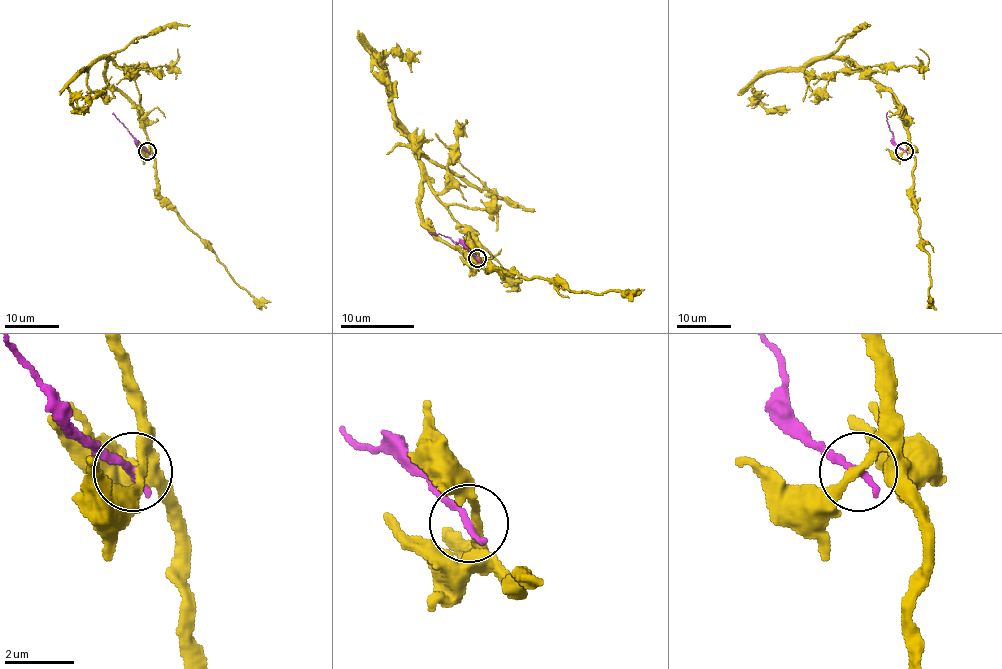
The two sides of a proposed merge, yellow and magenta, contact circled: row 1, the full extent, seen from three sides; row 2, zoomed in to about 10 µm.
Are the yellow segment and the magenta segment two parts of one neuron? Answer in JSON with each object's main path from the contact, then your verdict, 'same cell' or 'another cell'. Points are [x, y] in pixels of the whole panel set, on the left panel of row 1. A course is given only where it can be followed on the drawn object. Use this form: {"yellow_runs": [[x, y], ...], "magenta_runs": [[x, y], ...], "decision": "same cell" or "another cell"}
{"yellow_runs": [[148, 150], [145, 116], [107, 81], [104, 58], [81, 69], [68, 84], [69, 102], [81, 108]], "magenta_runs": [[148, 150], [112, 112]], "decision": "another cell"}

